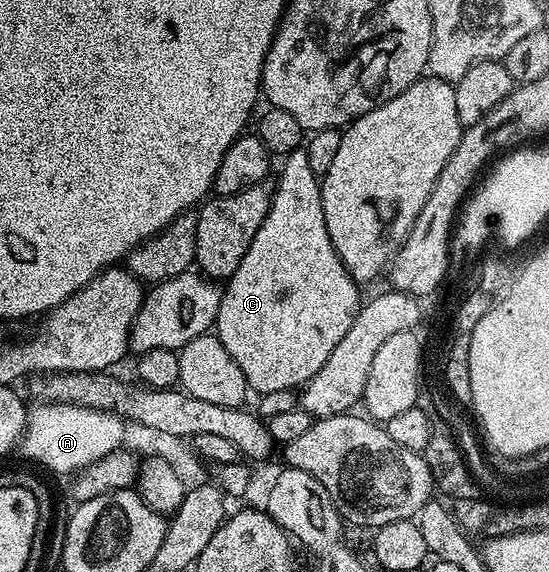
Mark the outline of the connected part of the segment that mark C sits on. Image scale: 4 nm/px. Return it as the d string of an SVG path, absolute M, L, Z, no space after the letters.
M300 148L287 155L282 161L283 168L277 182L277 190L274 189L271 199L271 208L263 220L257 234L255 234L246 254L243 256L237 270L228 278L224 285L220 300L220 308L216 314L213 330L220 342L225 346L225 350L231 354L235 362L237 362L241 372L243 372L248 387L255 393L273 394L283 390L289 390L296 386L304 385L311 379L327 362L331 352L335 346L341 342L343 336L350 330L361 307L361 299L359 300L359 292L357 290L358 283L344 266L340 260L339 254L333 248L332 240L329 238L327 226L325 226L324 209L321 207L320 179L313 172L313 168L309 167L309 156L306 149Z

